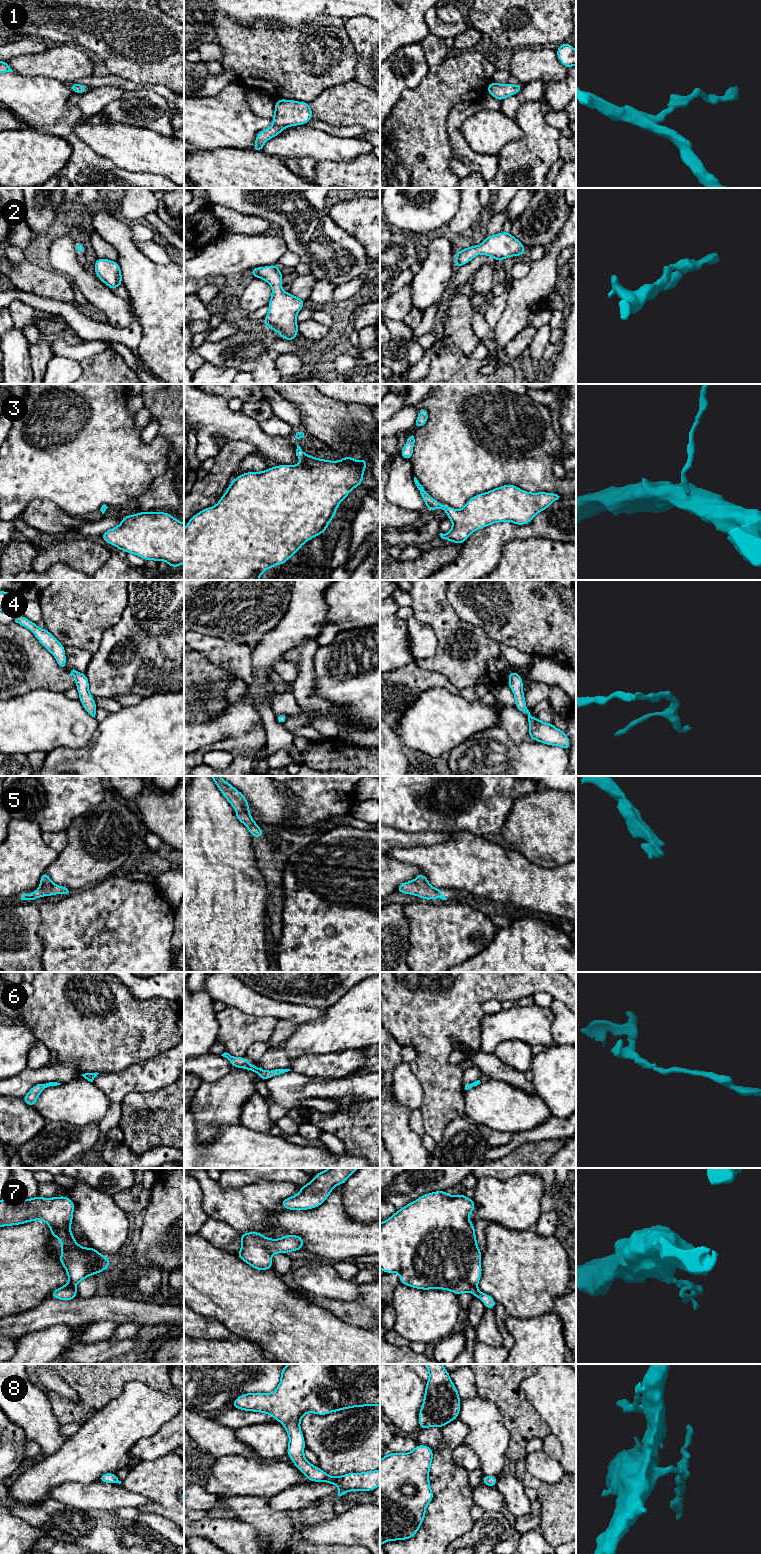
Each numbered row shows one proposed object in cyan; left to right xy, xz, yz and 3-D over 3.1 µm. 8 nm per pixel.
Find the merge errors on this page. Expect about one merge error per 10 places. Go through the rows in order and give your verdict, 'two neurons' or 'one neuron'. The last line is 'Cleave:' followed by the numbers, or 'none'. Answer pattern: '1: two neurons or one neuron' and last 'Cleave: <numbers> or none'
1: one neuron
2: one neuron
3: one neuron
4: one neuron
5: one neuron
6: one neuron
7: one neuron
8: one neuron
Cleave: none

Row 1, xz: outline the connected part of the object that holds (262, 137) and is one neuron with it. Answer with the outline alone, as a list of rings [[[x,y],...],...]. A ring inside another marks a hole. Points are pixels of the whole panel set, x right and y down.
[[[286,99],[276,100],[274,116],[271,119],[274,125],[257,134],[252,150],[262,151],[263,145],[269,139],[279,135],[284,128],[307,124],[312,118],[310,103]]]

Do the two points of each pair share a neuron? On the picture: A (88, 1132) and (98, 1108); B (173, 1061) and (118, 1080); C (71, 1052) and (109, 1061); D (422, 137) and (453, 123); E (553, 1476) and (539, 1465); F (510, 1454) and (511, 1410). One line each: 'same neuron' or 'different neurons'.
A: different neurons
B: same neuron
C: same neuron
D: different neurons
E: same neuron
F: same neuron

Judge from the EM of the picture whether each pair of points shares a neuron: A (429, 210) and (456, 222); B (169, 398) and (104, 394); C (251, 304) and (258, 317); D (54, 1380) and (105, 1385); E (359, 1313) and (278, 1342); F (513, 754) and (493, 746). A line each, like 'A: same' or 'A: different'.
A: different
B: different
C: different
D: different
E: different
F: same

